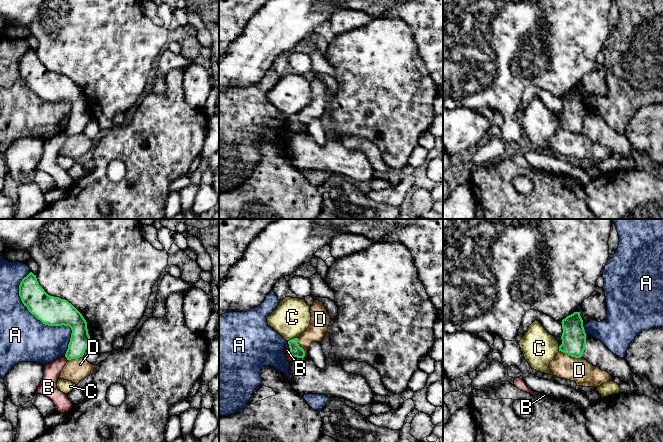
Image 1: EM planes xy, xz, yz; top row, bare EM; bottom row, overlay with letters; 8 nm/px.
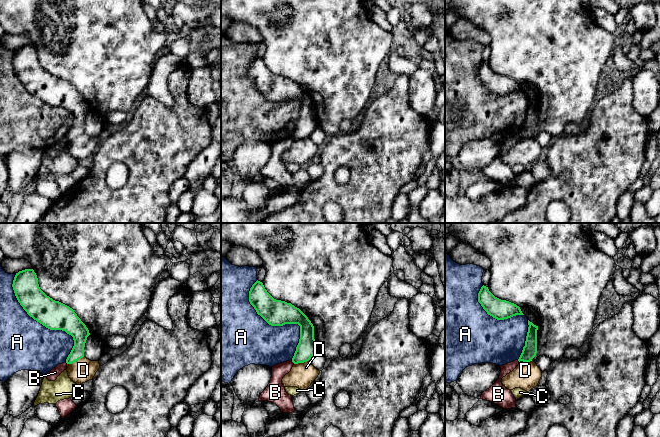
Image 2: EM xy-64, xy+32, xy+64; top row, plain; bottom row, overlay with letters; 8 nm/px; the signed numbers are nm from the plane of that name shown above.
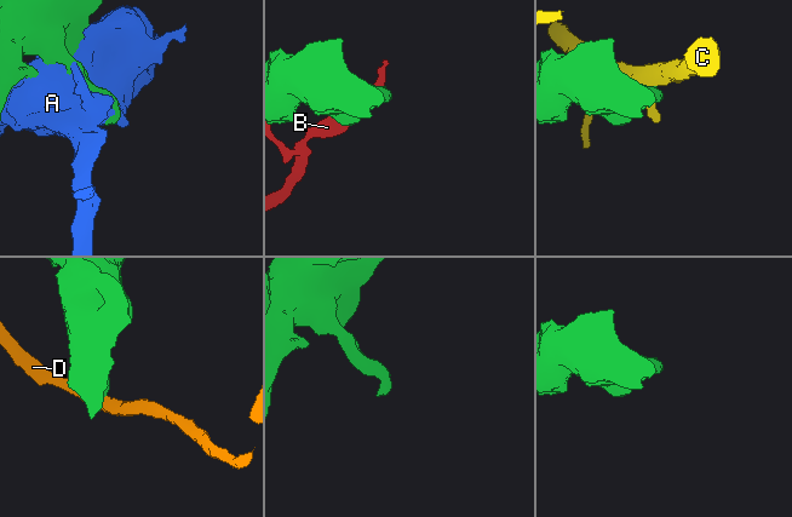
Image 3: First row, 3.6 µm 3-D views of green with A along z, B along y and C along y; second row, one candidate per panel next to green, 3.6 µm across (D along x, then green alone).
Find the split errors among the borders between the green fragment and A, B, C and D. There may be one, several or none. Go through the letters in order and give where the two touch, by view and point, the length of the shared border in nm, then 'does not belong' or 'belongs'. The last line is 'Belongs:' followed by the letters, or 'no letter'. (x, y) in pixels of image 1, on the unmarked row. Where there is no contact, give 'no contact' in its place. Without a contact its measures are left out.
A: xy (43, 99) | 750 nm | does not belong
B: xz (290, 126) | 130 nm | does not belong
C: xz (292, 115) | 90 nm | does not belong
D: yz (570, 131) | 190 nm | does not belong
Belongs: no letter

